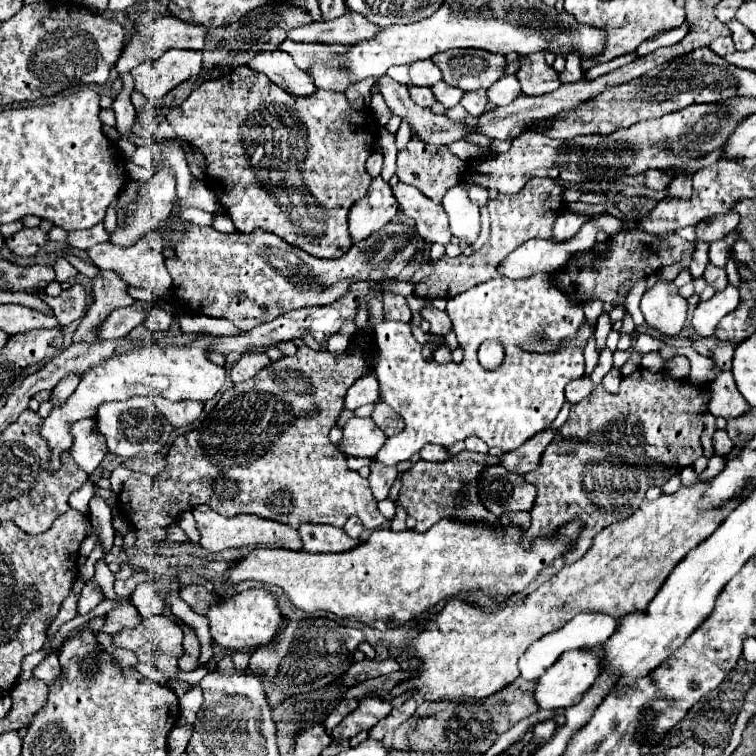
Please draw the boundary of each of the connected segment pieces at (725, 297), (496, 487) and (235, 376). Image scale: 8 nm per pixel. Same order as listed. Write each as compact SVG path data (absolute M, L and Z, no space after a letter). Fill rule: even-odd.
M727 286L707 302L699 302L693 312L693 330L699 336L713 336L717 322L739 304L739 288Z
M489 466L479 480L479 496L485 508L497 516L505 512L529 512L537 498L537 488L503 466Z
M243 354L243 358L233 364L231 368L231 380L233 382L245 382L249 378L253 378L259 370L267 368L271 364L267 354Z

